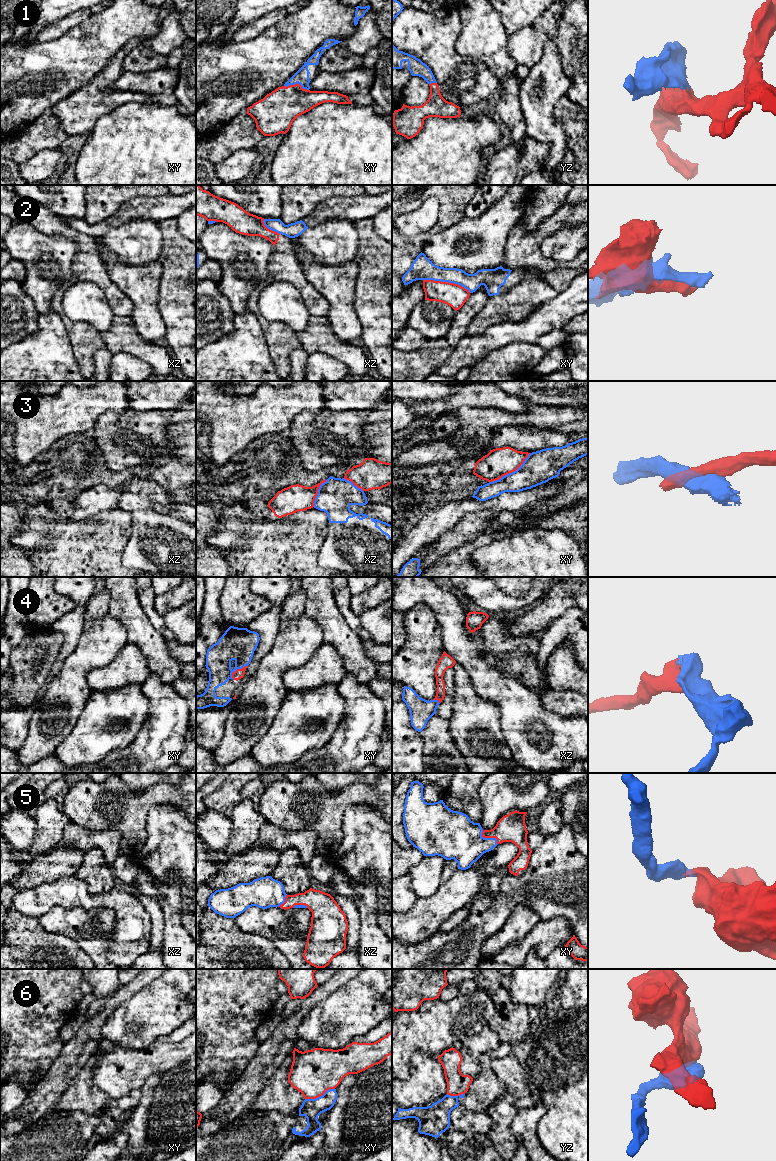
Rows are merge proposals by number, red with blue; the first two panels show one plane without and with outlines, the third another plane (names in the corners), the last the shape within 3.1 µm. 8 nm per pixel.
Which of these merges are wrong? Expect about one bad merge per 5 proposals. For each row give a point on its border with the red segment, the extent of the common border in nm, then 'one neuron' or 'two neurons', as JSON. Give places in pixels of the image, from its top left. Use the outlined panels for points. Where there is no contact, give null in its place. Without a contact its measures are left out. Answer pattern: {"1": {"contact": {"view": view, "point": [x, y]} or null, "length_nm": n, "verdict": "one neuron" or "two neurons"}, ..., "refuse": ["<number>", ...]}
{"1": {"contact": {"view": "xy", "point": [296, 84]}, "length_nm": 200, "verdict": "one neuron"}, "2": {"contact": {"view": "xy", "point": [447, 282]}, "length_nm": 400, "verdict": "two neurons"}, "3": {"contact": {"view": "xy", "point": [510, 472]}, "length_nm": 400, "verdict": "two neurons"}, "4": {"contact": {"view": "xy", "point": [237, 669]}, "length_nm": 170, "verdict": "one neuron"}, "5": {"contact": {"view": "xy", "point": [489, 837]}, "length_nm": 170, "verdict": "one neuron"}, "6": {"contact": {"view": "xy", "point": [319, 1096]}, "length_nm": 260, "verdict": "two neurons"}, "refuse": ["2", "3", "6"]}

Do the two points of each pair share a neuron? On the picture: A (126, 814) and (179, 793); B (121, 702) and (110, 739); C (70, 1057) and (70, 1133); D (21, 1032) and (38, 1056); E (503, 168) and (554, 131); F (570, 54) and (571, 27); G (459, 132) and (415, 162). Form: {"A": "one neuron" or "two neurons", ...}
{"A": "one neuron", "B": "one neuron", "C": "two neurons", "D": "one neuron", "E": "two neurons", "F": "one neuron", "G": "one neuron"}

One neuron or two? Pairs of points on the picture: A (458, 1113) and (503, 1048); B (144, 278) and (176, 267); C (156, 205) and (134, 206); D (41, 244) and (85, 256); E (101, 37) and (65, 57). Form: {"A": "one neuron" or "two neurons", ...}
{"A": "two neurons", "B": "two neurons", "C": "one neuron", "D": "two neurons", "E": "one neuron"}

